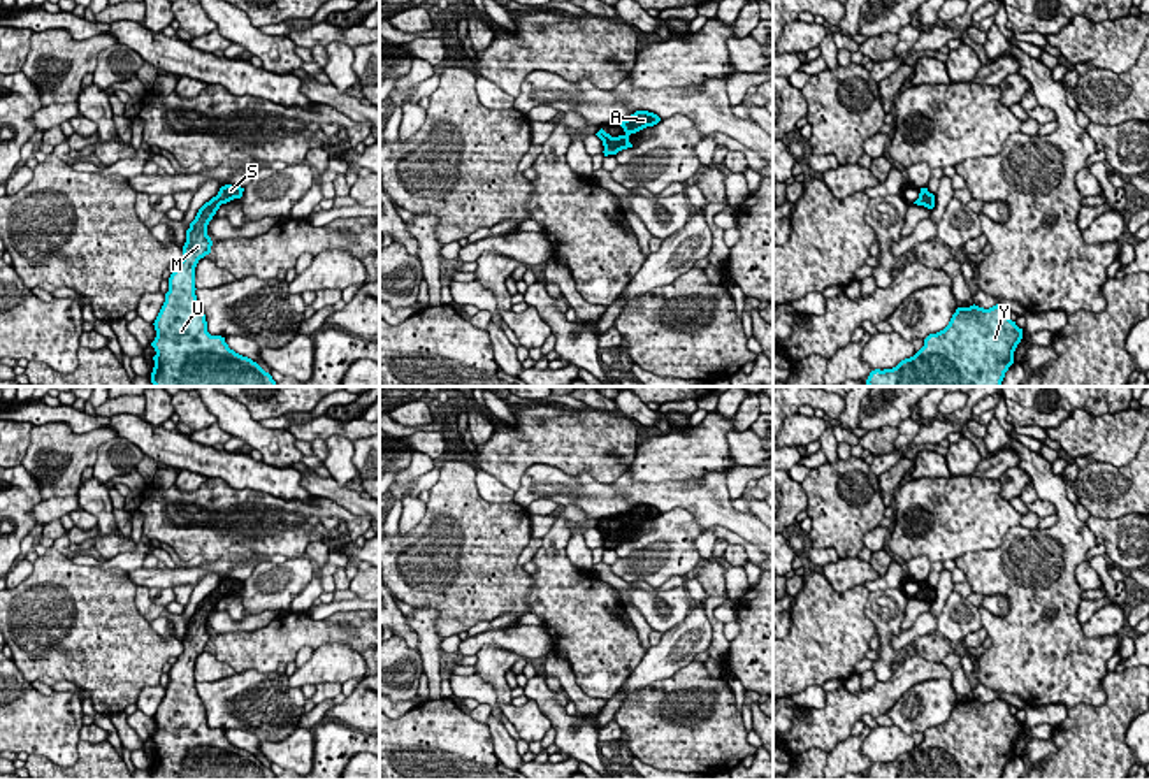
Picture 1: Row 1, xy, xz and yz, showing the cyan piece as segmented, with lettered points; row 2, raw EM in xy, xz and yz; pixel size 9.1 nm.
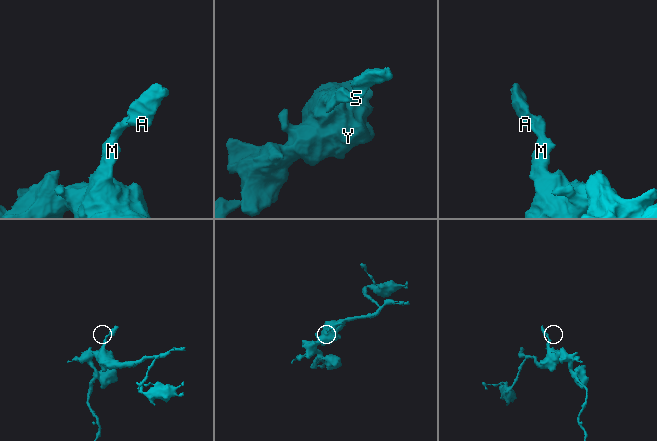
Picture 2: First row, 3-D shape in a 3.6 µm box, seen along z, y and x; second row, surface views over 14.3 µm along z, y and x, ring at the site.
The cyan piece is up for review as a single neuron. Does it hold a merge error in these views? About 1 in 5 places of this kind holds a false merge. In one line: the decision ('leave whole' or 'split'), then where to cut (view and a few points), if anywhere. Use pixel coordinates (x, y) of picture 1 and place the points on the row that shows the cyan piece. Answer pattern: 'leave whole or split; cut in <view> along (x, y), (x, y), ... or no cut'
leave whole; no cut

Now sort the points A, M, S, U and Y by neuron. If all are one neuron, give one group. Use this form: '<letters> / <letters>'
A M S U Y

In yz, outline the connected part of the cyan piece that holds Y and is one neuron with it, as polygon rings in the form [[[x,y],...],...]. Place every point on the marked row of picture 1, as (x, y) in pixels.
[[[970,306],[958,307],[949,325],[929,334],[924,346],[892,369],[870,372],[868,386],[1001,386],[1005,372],[1014,364],[1014,351],[1023,339],[1023,329],[1010,320],[1008,309]]]

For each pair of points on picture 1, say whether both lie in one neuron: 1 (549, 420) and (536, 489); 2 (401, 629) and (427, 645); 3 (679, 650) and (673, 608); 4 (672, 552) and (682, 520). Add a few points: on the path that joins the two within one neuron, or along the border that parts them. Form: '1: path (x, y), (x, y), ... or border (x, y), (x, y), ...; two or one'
1: border (573, 476), (547, 464), (531, 464), (515, 492); two
2: border (403, 615), (404, 622), (417, 635), (419, 650); two
3: border (694, 603), (687, 615), (663, 635); two
4: path (672, 545), (673, 533), (679, 527); one

